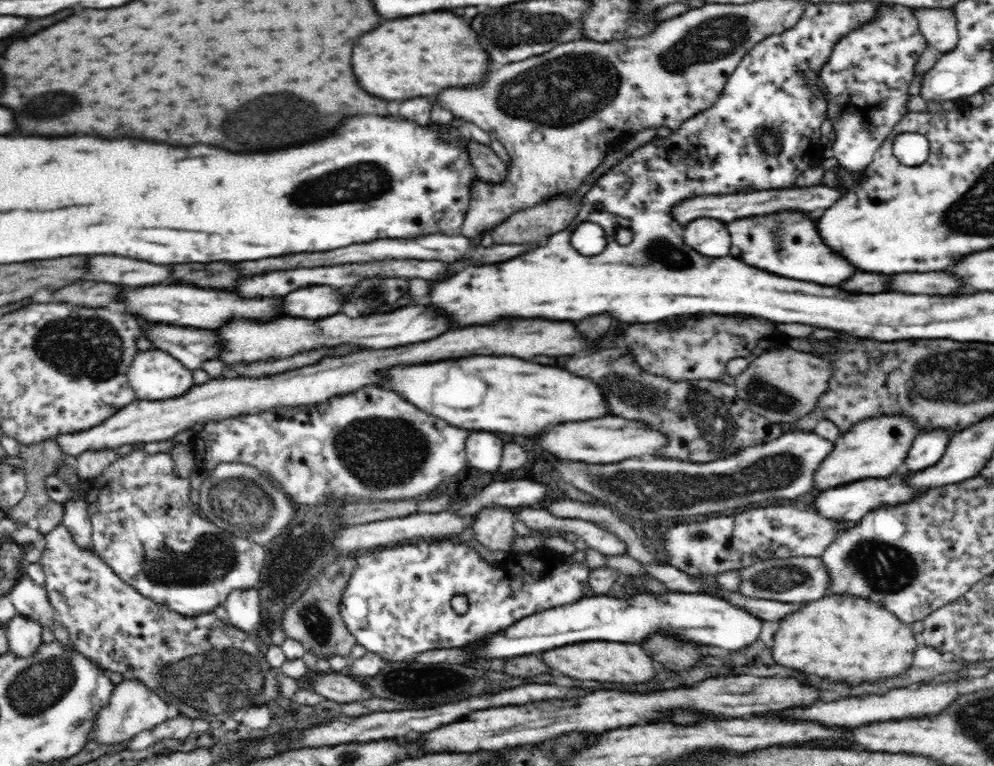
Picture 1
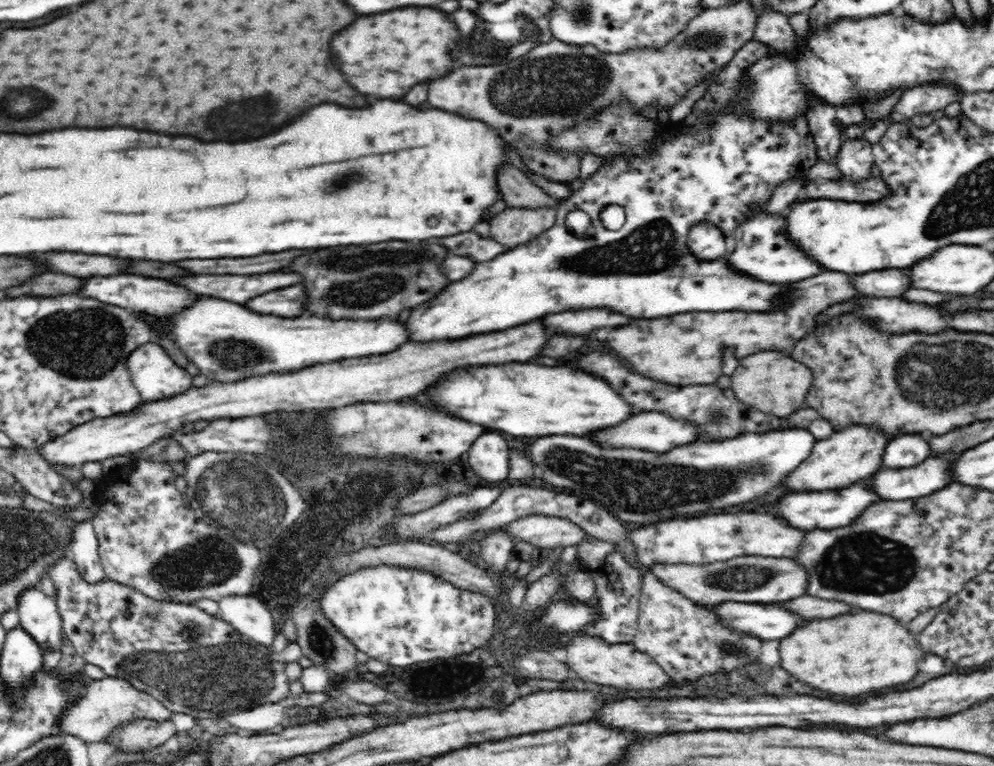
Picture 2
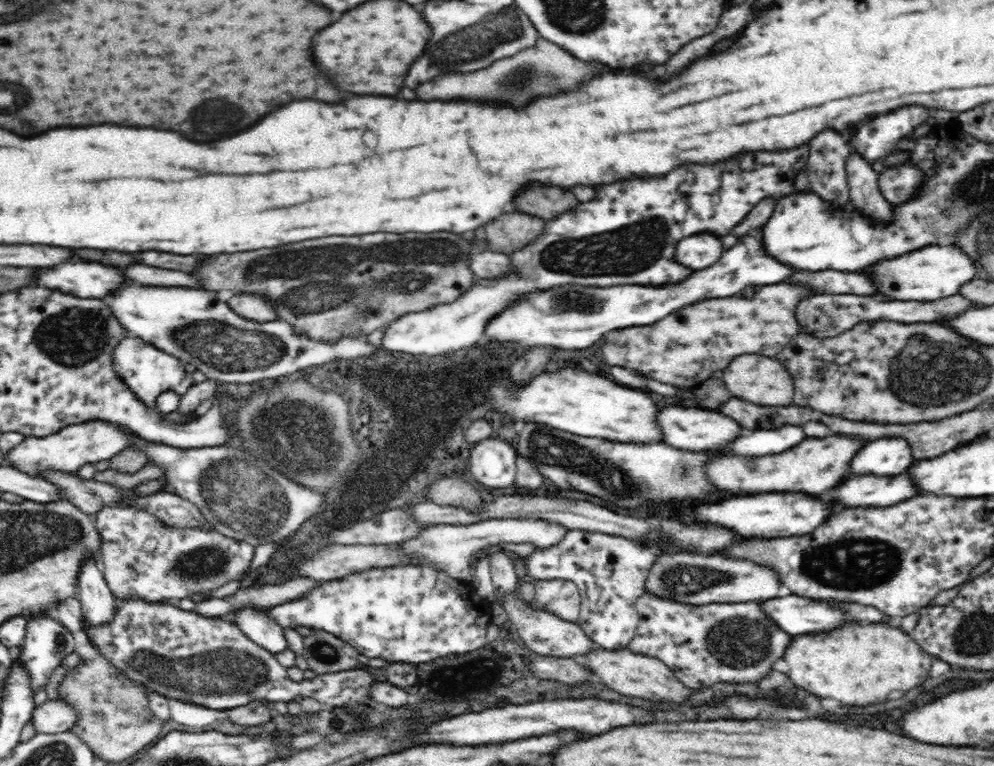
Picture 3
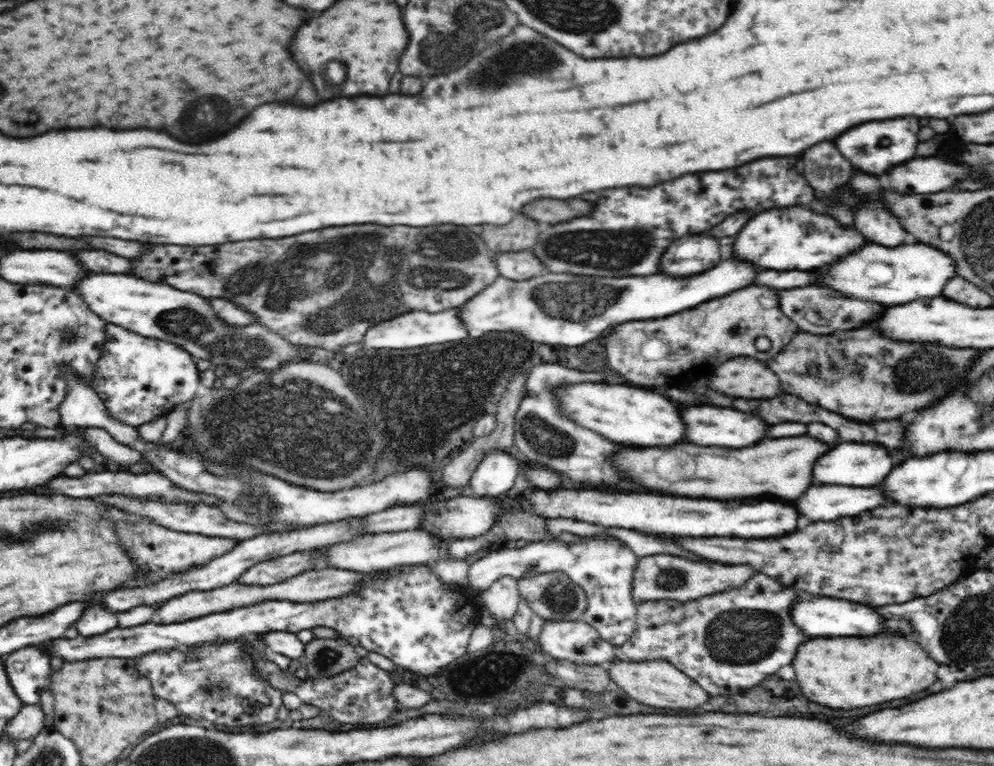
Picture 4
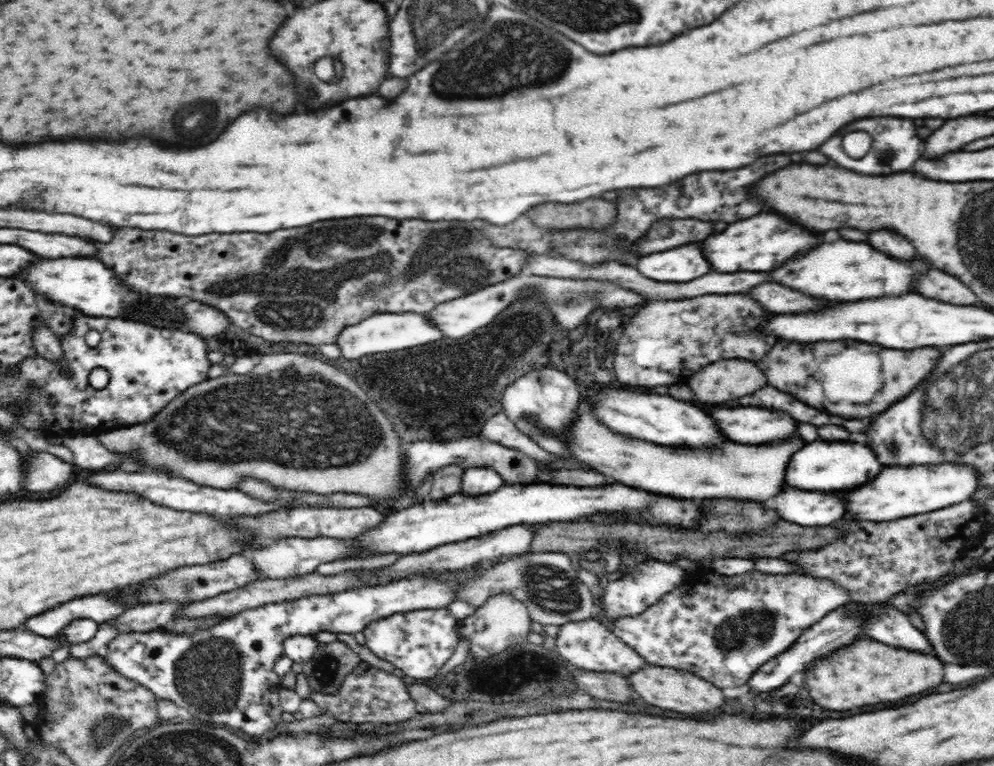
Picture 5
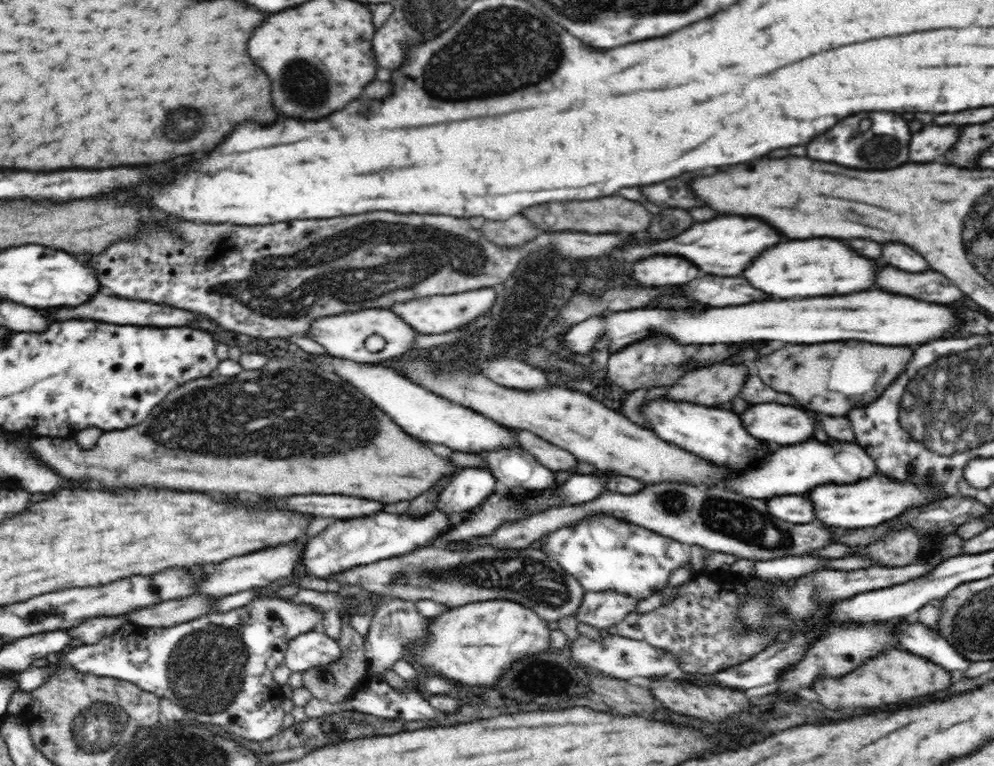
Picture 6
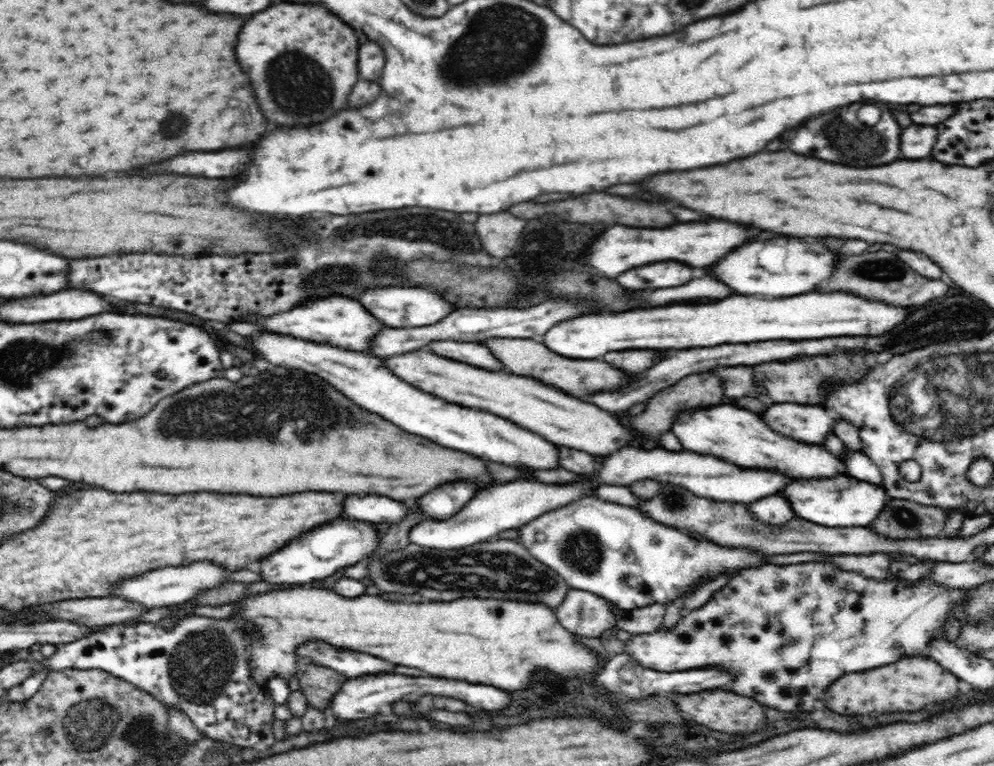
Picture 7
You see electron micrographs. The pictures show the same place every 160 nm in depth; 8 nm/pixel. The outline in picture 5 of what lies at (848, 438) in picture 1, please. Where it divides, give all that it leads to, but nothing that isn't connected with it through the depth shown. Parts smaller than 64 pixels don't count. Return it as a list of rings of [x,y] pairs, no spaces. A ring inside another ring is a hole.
[[[584,402],[576,412],[576,420],[570,424],[574,426],[570,430],[570,450],[574,458],[606,476],[615,478],[618,483],[672,497],[738,498],[764,502],[782,492],[784,474],[790,458],[792,454],[796,454],[796,450],[800,450],[806,444],[800,438],[788,438],[764,446],[744,446],[726,442],[720,448],[668,448],[610,432],[592,416],[592,410]]]

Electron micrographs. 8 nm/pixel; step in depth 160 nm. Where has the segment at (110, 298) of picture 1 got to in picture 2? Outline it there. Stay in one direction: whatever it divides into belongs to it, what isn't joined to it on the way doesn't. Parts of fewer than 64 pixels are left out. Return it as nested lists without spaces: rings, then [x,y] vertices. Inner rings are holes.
[[[42,274],[28,284],[22,284],[18,288],[6,288],[7,298],[18,298],[24,294],[34,294],[36,296],[56,296],[56,294],[78,294],[82,290],[84,280],[66,276],[66,274]]]

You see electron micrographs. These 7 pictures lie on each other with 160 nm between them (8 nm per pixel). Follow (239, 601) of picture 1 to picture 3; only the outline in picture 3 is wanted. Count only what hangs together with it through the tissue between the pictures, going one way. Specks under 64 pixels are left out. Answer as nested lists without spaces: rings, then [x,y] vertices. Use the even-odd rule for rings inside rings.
[[[240,607],[234,610],[235,624],[257,645],[277,655],[288,649],[284,627],[264,607]]]

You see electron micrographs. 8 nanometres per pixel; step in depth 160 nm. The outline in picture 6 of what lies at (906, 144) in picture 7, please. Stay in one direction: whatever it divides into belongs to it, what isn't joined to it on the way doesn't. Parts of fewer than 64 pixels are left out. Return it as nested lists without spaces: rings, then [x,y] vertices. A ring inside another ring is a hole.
[[[926,126],[910,140],[910,160],[936,162],[952,146],[956,146],[958,138],[960,138],[958,126]]]

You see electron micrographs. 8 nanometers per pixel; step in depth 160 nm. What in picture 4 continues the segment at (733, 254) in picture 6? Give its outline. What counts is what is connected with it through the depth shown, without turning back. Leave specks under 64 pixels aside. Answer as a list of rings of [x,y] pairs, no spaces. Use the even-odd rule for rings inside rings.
[[[774,208],[750,220],[734,242],[734,256],[770,270],[812,270],[848,256],[866,244],[854,228],[842,228],[834,218],[802,208]]]

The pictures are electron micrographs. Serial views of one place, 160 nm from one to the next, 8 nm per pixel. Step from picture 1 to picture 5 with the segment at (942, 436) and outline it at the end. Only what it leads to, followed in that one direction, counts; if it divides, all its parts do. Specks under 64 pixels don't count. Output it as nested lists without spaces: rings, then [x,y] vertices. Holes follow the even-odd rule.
[[[816,440],[812,444],[806,444],[804,450],[796,452],[794,458],[788,464],[786,472],[786,484],[790,488],[802,488],[802,490],[848,490],[862,486],[876,478],[876,474],[882,470],[882,464],[876,462],[876,454],[862,444],[856,442],[822,442]]]

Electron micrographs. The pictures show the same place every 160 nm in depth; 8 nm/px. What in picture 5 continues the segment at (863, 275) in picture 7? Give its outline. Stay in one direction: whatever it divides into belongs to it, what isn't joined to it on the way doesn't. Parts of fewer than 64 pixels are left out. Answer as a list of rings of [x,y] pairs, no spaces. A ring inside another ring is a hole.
[[[930,270],[916,282],[916,292],[926,298],[938,298],[940,302],[952,302],[958,306],[974,306],[978,302],[976,294],[954,276],[940,270]]]

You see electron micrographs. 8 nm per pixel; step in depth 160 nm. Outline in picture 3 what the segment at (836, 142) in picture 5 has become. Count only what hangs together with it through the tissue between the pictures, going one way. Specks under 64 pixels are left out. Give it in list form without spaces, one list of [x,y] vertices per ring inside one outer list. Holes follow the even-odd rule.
[[[922,106],[906,108],[902,112],[896,112],[894,116],[882,114],[872,122],[860,126],[856,136],[850,140],[850,146],[872,164],[888,156],[894,150],[894,144],[910,134],[926,118],[928,112]]]

